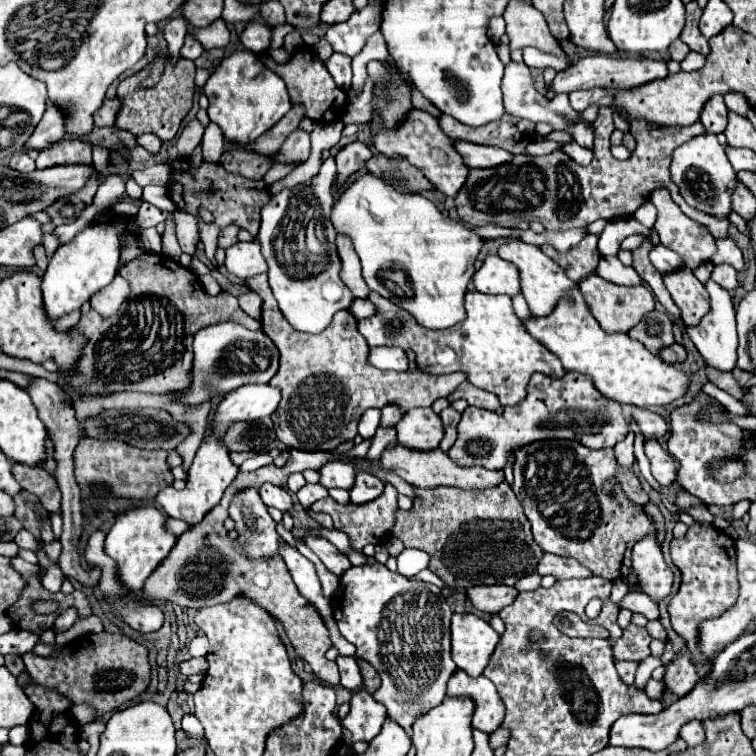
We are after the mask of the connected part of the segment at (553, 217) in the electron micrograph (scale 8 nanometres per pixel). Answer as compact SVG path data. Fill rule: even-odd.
M602 106L594 120L596 138L594 138L594 158L588 166L580 166L572 162L562 150L562 144L546 154L546 156L532 156L532 154L518 154L512 156L512 162L494 168L472 168L464 186L456 194L456 212L460 220L468 226L514 226L518 220L538 220L544 224L546 230L568 230L588 226L598 218L616 218L634 214L638 206L650 198L652 190L664 186L672 192L672 200L684 210L686 216L706 226L714 238L726 238L730 222L726 218L710 218L710 214L700 214L700 210L692 210L680 194L680 188L670 178L670 158L674 148L684 144L696 134L704 134L700 122L692 126L654 126L648 122L631 122L632 134L636 138L636 150L624 162L616 160L610 154L610 137L615 130L612 122L612 110Z

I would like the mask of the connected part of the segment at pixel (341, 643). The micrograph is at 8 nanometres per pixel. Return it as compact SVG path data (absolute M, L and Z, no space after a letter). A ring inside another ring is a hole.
M328 618L328 620L326 620L326 626L328 626L328 630L330 630L332 644L340 650L340 654L342 654L342 656L354 656L354 654L356 654L354 646L340 634L340 630L338 630L338 626L336 626L336 622L334 622L334 618Z

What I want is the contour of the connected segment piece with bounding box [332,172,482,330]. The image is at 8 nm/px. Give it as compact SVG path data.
M372 172L358 176L334 200L332 224L338 234L352 240L370 290L384 294L432 330L464 320L464 294L482 248L482 238L474 230L444 216L422 194L396 190Z

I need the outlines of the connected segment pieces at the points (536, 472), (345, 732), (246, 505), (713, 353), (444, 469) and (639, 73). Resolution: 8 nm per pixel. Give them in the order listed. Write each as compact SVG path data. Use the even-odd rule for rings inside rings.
M540 440L528 446L520 446L514 454L516 462L514 462L512 490L520 498L520 504L524 506L524 514L532 524L532 534L536 544L544 552L576 558L594 576L604 576L604 578L626 576L630 570L628 558L632 554L632 546L648 534L650 524L648 516L642 512L642 506L632 506L624 490L620 488L616 480L618 464L614 460L612 448L592 450L580 442L570 442L570 440ZM606 482L616 486L614 492L606 494L602 490Z
M358 690L350 700L350 714L342 720L342 738L346 744L370 742L380 732L384 718L384 706L366 690Z
M256 488L242 490L230 504L230 518L238 532L236 544L248 558L272 558L278 554L276 522L268 514Z
M708 280L706 282L708 294L710 294L710 310L708 314L700 320L696 326L686 326L684 332L690 336L702 358L706 360L708 366L720 368L720 370L734 370L736 366L736 346L738 346L738 336L736 336L736 322L734 322L734 304L730 298L730 292L718 286L716 282Z
M390 444L382 452L382 456L378 460L378 466L386 472L396 472L402 480L406 480L408 484L414 484L418 488L432 488L432 486L460 486L460 488L466 488L466 490L470 490L470 488L490 488L490 486L496 486L504 478L504 472L486 470L482 466L460 468L440 448L426 452L426 450L404 450L404 446Z
M594 54L588 58L582 58L576 64L570 64L568 70L562 70L556 74L554 82L550 88L544 88L544 92L554 92L554 94L570 94L574 90L584 90L584 88L634 88L634 86L642 86L650 80L658 80L668 76L666 70L666 60L668 54L664 56L664 60L652 60L652 58L618 58L618 56L604 56L604 54Z

